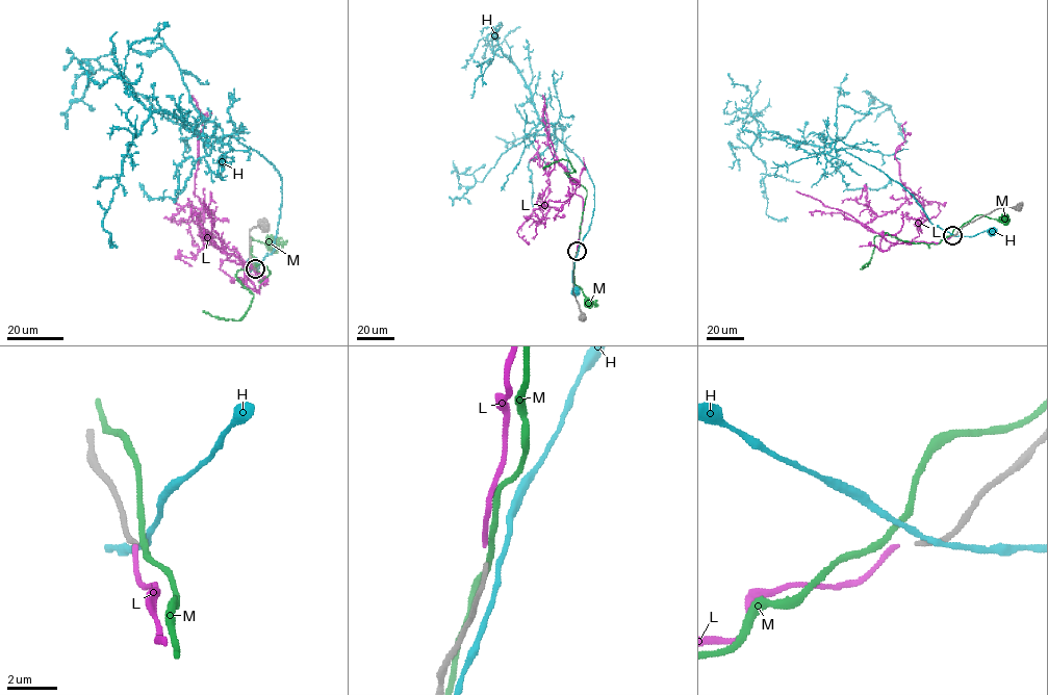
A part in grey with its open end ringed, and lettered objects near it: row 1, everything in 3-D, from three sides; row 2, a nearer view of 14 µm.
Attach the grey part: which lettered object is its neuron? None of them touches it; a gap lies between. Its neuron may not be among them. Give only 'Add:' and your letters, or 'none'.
Add: L

